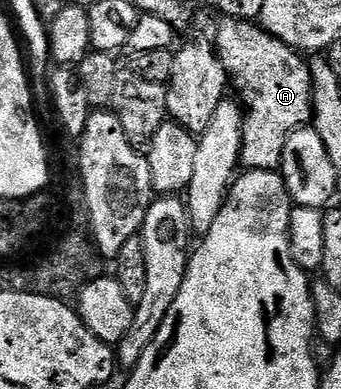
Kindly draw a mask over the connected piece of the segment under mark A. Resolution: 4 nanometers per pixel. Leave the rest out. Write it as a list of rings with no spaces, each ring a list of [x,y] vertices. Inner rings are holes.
[[[231,17],[219,22],[218,34],[213,34],[212,40],[229,84],[233,92],[234,89],[238,92],[236,100],[242,109],[241,168],[246,171],[277,170],[282,164],[288,135],[309,126],[312,121],[307,58],[299,50],[291,49],[271,36],[261,24]]]

